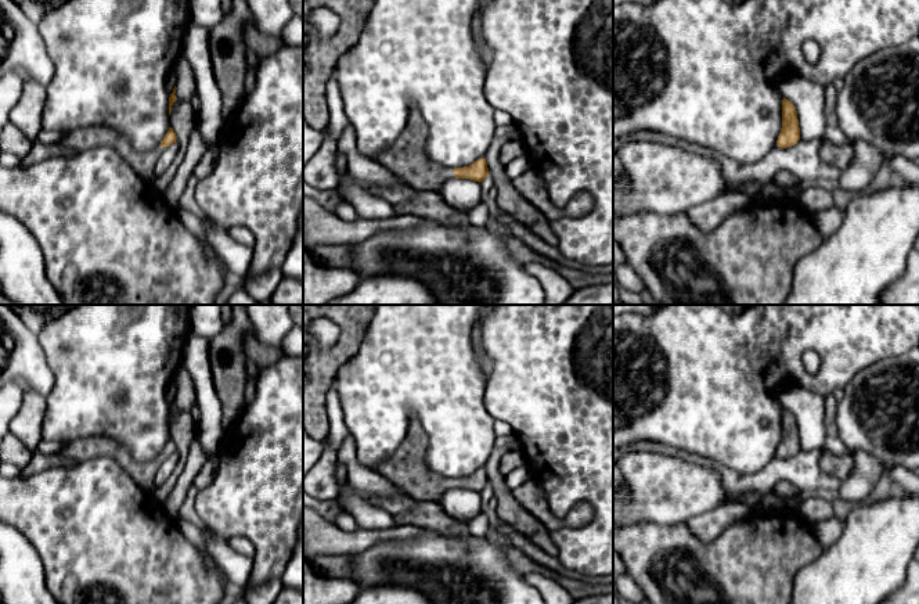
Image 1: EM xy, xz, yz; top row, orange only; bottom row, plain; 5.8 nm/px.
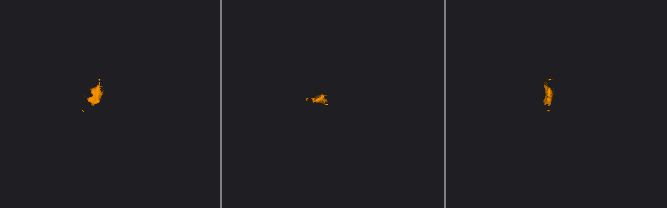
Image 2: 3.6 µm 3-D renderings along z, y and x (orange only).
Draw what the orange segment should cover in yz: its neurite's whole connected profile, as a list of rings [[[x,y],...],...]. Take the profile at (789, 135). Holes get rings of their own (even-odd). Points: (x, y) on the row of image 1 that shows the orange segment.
[[[782,100],[782,129],[776,140],[781,148],[792,147],[800,140],[797,111],[792,101]]]

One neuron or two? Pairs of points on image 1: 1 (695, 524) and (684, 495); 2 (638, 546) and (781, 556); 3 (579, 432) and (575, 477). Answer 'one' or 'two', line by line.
1: two
2: one
3: one

